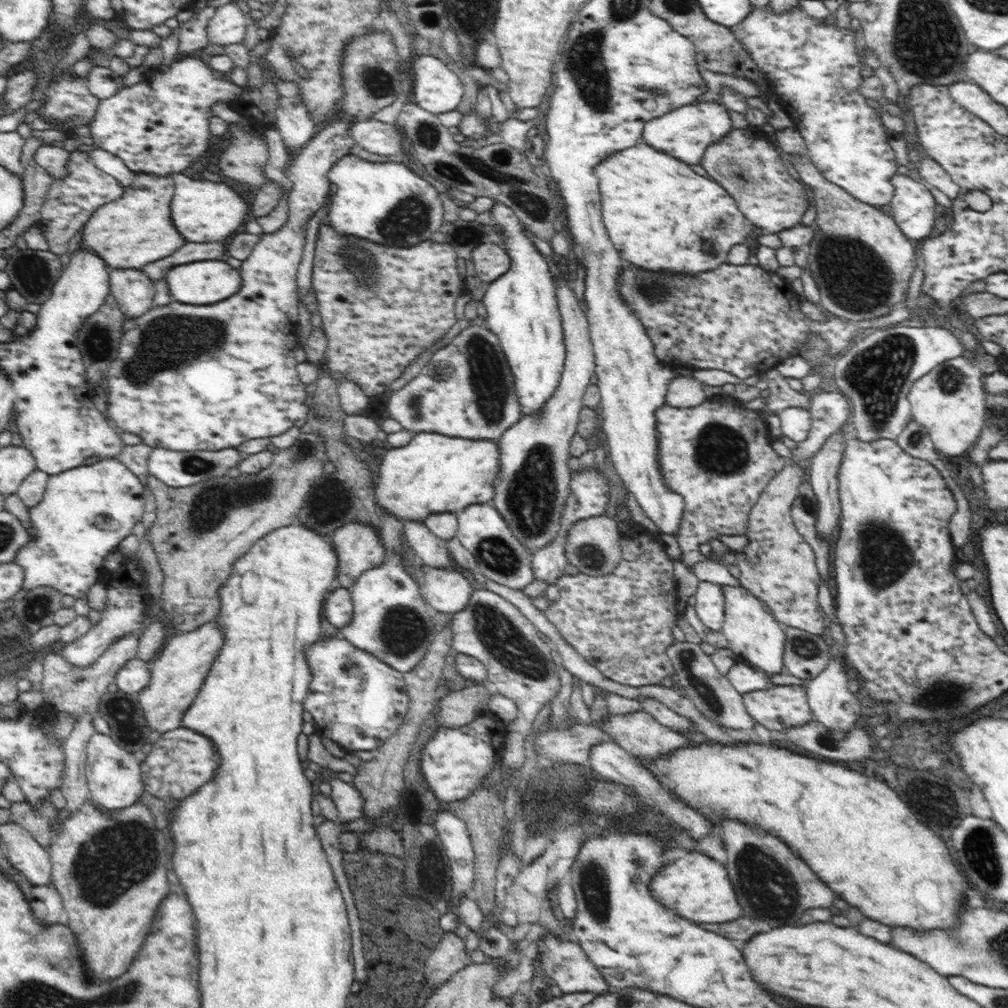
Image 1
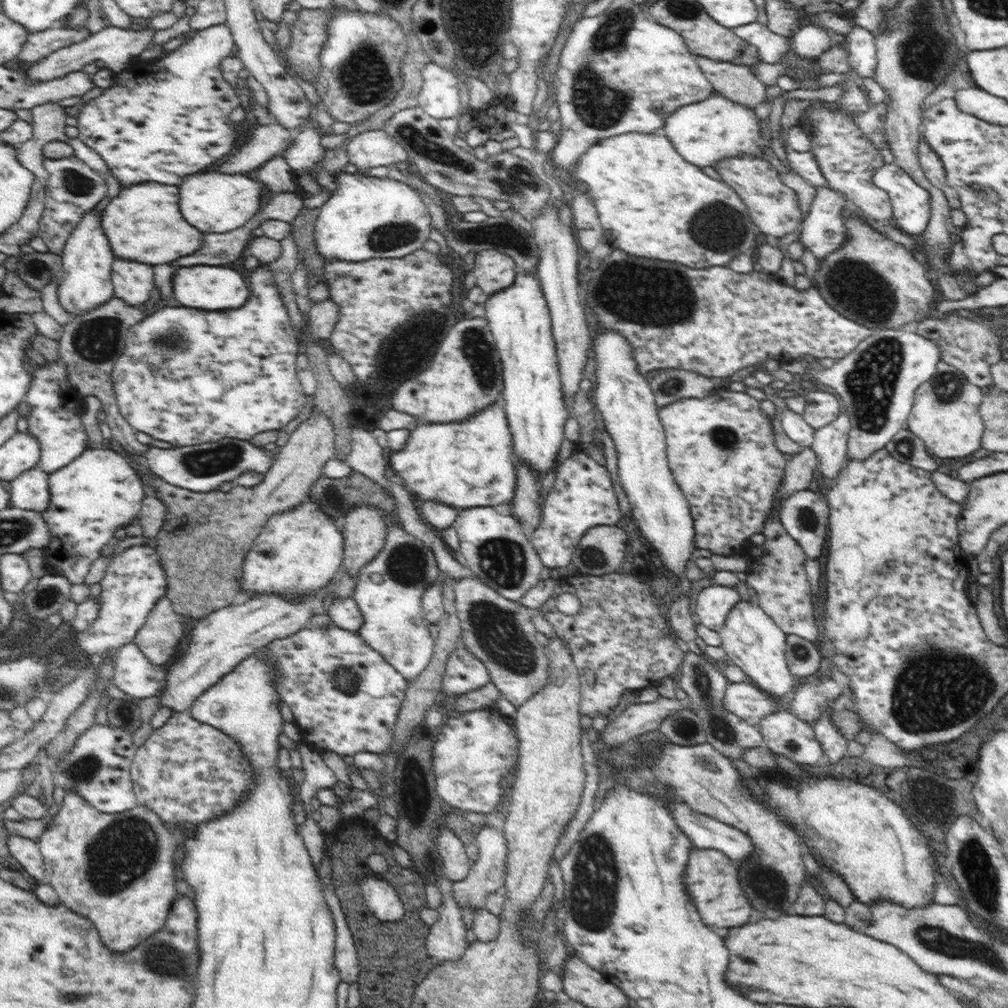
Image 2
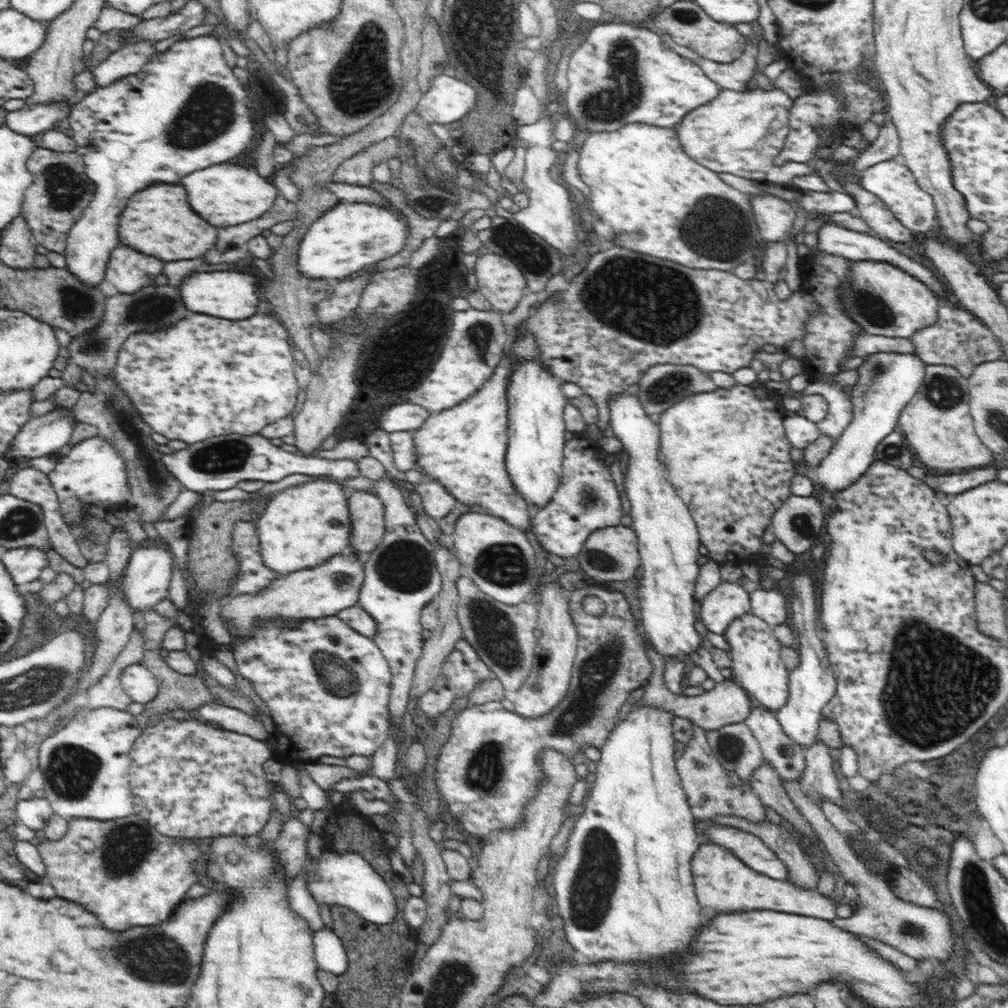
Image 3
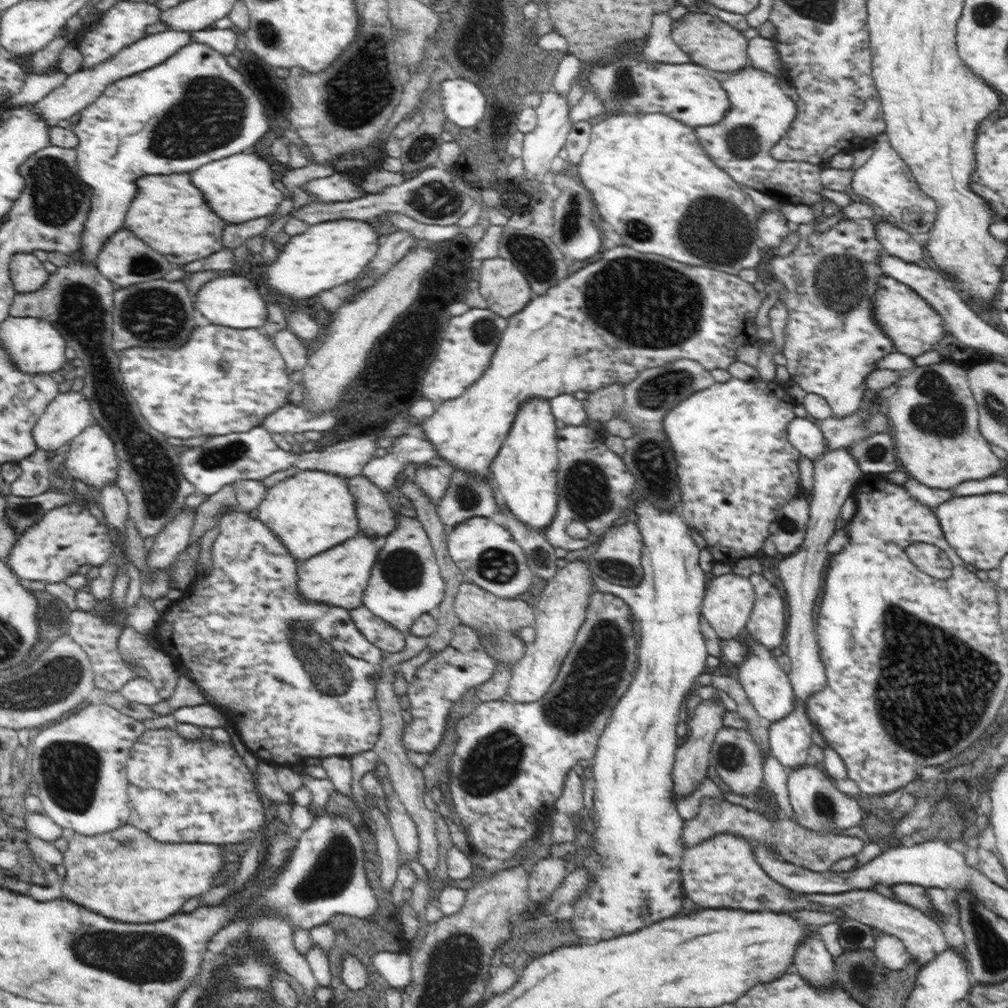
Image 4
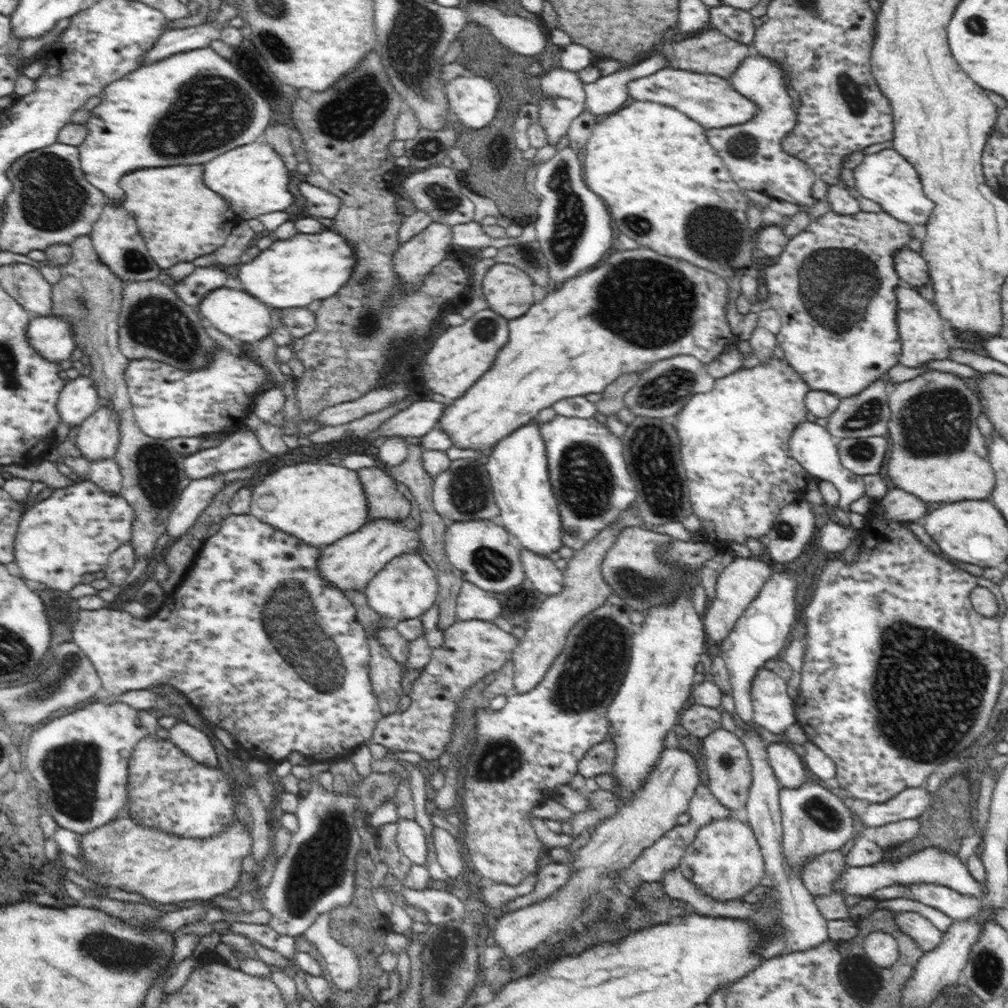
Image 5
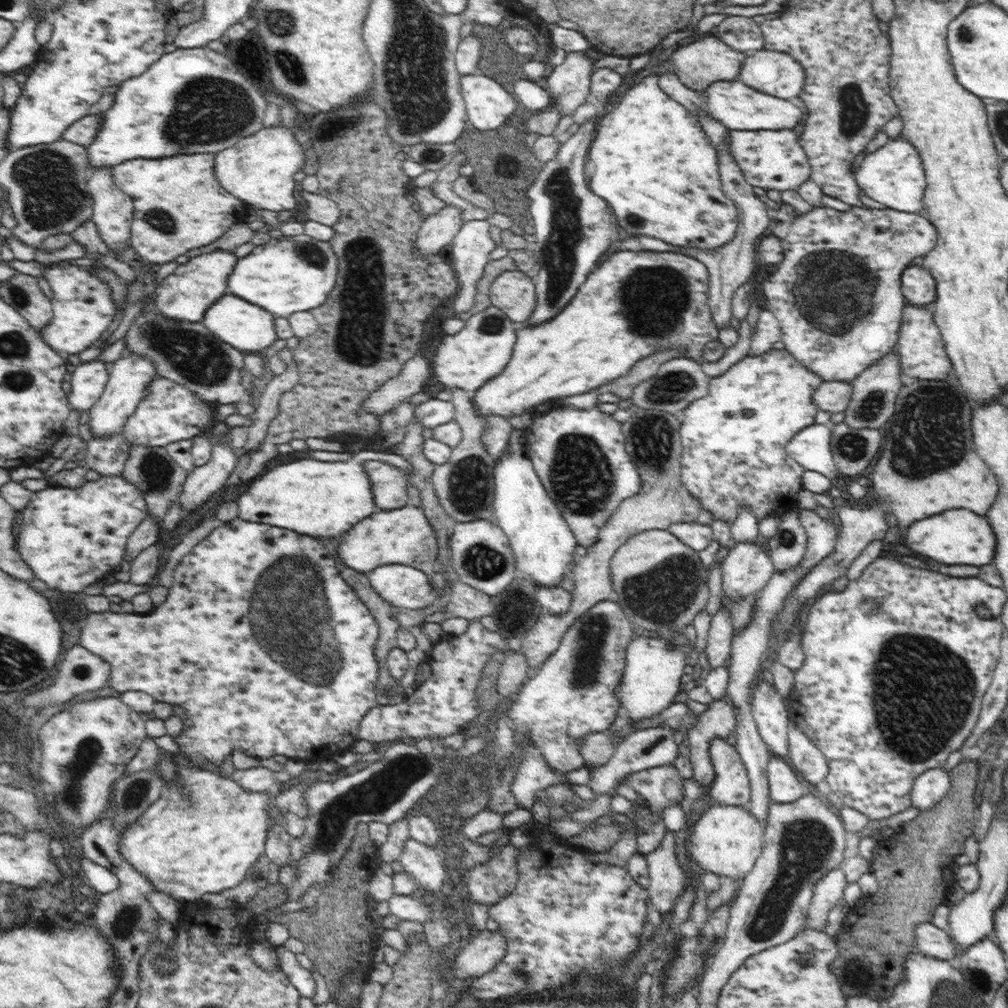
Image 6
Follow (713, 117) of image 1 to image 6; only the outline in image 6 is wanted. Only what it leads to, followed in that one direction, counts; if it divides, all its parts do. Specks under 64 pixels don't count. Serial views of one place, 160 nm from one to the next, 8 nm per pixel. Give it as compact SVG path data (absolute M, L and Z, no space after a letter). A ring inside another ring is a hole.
M760 49L748 53L737 79L766 95L798 101L804 88L805 72L789 54ZM799 130L730 131L727 146L745 179L764 190L794 190L812 175L809 159L799 143Z

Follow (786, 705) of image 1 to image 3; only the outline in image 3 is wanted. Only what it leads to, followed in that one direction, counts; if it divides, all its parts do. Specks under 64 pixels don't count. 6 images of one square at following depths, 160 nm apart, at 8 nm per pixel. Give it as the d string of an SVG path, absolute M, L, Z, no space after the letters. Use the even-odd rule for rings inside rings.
M648 648L648 656L650 661L654 662L654 670L644 684L645 691L641 701L635 706L647 704L648 707L658 707L658 709L672 713L675 717L690 719L696 726L700 726L705 731L719 729L725 724L744 723L744 720L749 718L750 712L753 710L750 696L732 679L724 679L716 684L712 690L706 691L702 695L692 697L676 695L664 683L664 660L662 660L662 655L658 655L656 649Z

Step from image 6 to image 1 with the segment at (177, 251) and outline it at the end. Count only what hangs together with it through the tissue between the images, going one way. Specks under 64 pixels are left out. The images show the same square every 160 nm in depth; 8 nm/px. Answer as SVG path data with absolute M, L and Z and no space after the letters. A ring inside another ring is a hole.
M136 173L124 196L97 208L85 222L81 248L95 252L109 268L141 269L148 263L165 259L176 252L186 240L178 236L170 218L170 200L174 194L171 175Z

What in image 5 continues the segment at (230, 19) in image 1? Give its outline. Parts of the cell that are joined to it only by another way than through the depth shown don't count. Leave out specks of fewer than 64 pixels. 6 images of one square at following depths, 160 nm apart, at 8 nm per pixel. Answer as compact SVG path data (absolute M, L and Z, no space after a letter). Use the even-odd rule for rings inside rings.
M209 46L142 65L107 84L101 95L102 102L91 110L91 116L85 122L88 136L77 149L85 179L104 193L107 204L124 201L124 192L118 182L126 174L138 169L182 164L203 166L232 148L260 142L272 116L268 102L252 88L238 68Z

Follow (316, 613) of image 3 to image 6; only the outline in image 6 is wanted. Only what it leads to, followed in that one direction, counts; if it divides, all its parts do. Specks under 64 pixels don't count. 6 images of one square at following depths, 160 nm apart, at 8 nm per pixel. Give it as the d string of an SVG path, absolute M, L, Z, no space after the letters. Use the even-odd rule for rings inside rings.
M406 505L371 514L356 523L343 539L338 539L337 558L362 575L386 564L405 564L420 569L431 578L436 570L440 539L443 538L431 527L423 507Z

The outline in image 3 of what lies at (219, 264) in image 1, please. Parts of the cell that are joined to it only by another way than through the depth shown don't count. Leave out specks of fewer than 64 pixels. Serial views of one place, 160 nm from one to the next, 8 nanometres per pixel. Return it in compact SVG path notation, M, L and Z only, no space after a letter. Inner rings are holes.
M231 269L222 272L193 272L182 282L179 293L184 300L188 310L200 312L200 314L210 314L218 318L228 320L242 320L250 318L256 311L260 303L260 297L256 293L255 279L252 275Z

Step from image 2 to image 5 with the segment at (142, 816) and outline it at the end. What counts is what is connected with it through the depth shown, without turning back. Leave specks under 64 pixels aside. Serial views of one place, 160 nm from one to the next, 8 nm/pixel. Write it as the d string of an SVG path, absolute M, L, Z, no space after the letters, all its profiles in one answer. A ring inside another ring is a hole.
M125 815L80 837L79 845L86 859L81 862L83 874L106 888L134 892L154 904L210 900L218 895L225 895L228 890L236 886L242 872L241 862L252 853L250 832L251 830L244 827L236 818L232 824L226 826L224 832L212 838L186 838L140 825L139 822Z

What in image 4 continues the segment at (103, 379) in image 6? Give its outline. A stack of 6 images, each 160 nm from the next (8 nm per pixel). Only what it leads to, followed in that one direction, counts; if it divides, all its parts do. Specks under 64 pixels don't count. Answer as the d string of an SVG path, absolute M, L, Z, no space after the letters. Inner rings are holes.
M82 392L58 393L36 421L32 436L40 450L63 451L82 430L94 425L90 403Z

